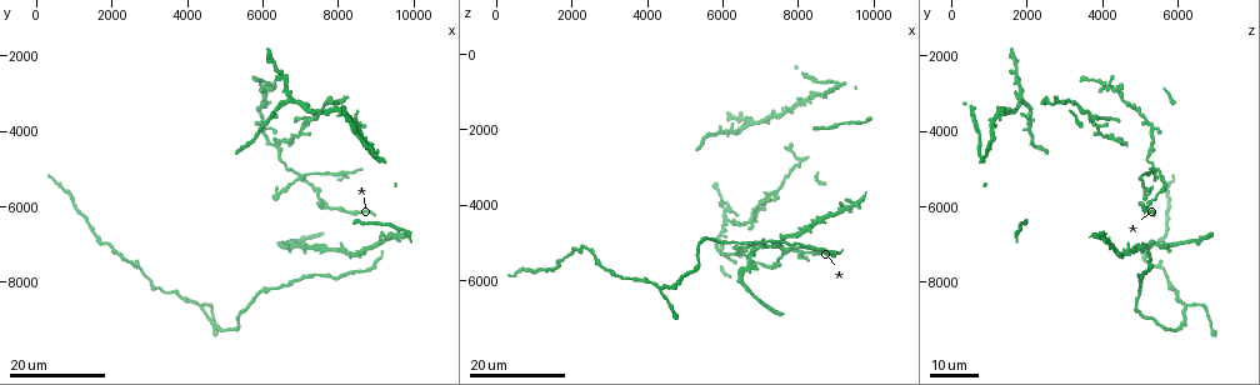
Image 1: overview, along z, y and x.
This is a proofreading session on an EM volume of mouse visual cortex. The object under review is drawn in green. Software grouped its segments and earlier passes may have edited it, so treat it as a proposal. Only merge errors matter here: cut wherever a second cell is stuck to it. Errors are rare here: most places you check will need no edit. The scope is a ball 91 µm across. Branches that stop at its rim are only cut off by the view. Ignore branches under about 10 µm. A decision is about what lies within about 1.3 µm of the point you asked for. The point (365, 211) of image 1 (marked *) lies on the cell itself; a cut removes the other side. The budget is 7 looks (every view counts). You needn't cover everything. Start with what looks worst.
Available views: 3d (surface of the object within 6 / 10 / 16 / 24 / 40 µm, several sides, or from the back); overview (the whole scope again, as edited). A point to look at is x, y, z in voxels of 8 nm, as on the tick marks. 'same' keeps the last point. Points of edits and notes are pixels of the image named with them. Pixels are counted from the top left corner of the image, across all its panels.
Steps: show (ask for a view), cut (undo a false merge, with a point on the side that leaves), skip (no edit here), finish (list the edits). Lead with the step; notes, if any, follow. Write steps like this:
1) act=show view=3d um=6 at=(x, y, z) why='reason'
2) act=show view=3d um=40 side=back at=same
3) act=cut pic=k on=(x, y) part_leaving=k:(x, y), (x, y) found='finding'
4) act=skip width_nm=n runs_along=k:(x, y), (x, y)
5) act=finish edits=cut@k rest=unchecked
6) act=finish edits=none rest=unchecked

act=show view=3d um=16 at=(6000, 2750, 4150) why='small branch off a trunk'

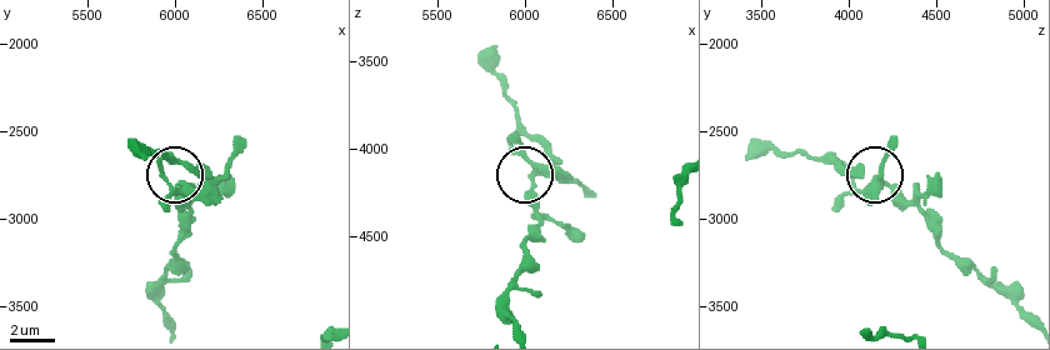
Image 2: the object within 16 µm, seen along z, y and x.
act=show view=3d um=6 at=(6080, 2800, 4120)

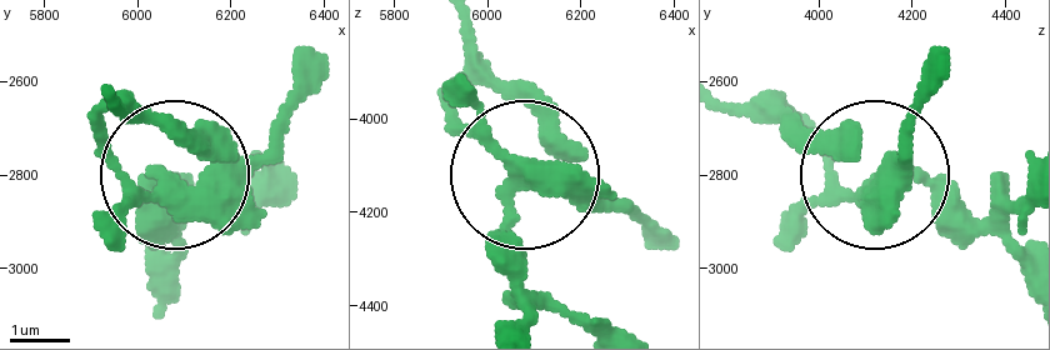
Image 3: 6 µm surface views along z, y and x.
act=skip width_nm=280 found='continuous, no second cell'

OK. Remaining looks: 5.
act=show view=3d um=16 at=(7450, 3600, 3700) why='arms run side by side'

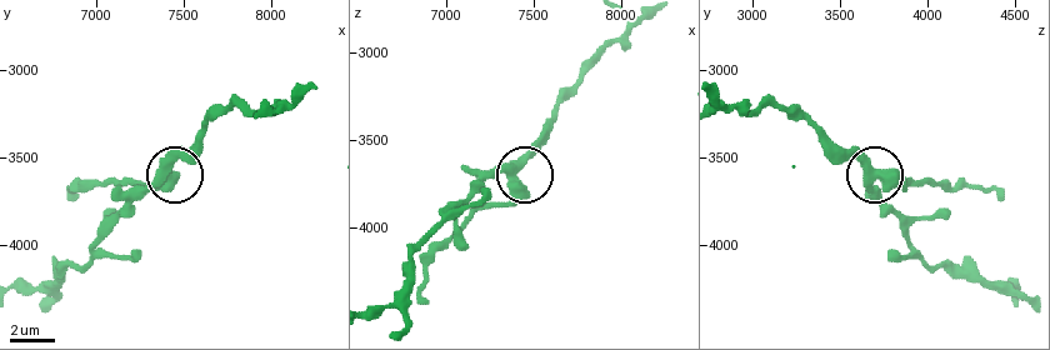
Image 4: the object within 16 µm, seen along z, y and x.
act=show view=3d um=10 at=(7380, 3580, 3720) why='zoom in'

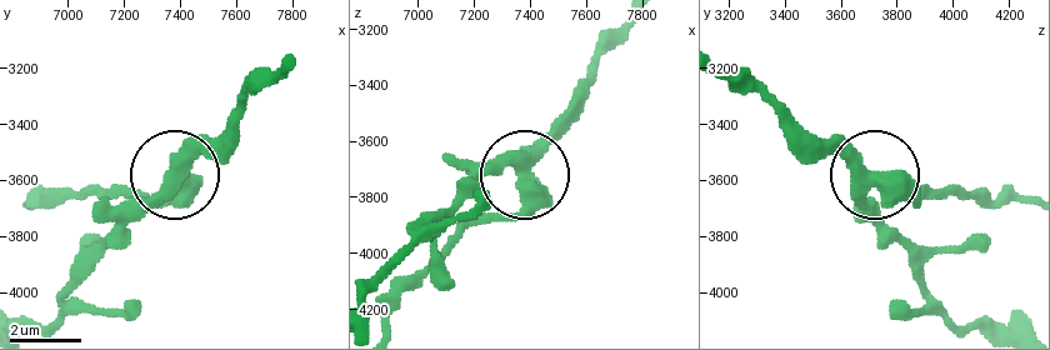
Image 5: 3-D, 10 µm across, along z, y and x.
act=skip found='all the same cell'

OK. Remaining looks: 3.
act=show view=3d um=16 at=(7100, 3350, 1700) why='four-way junction'

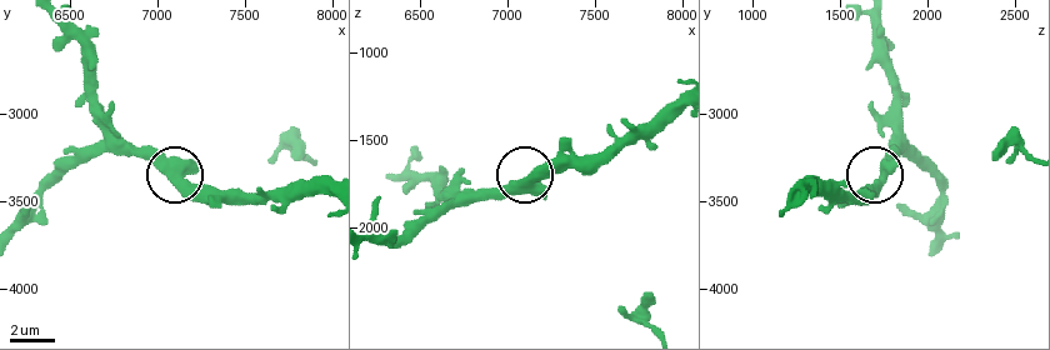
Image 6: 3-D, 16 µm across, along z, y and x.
act=show view=3d um=6 at=(7100, 3360, 1740)

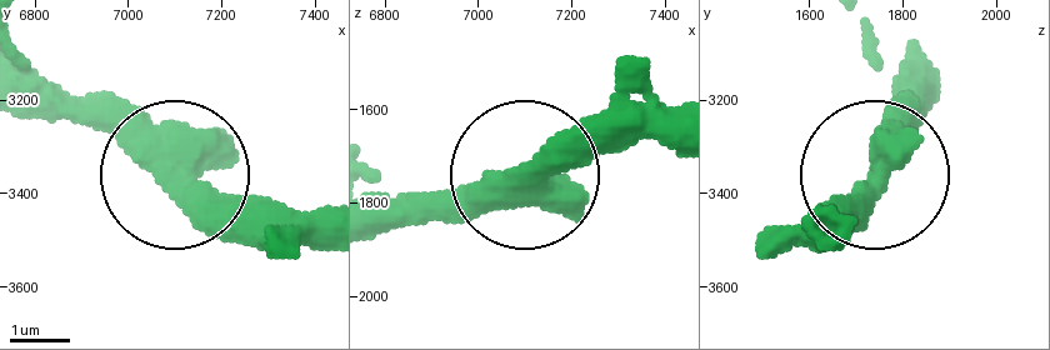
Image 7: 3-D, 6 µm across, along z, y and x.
act=skip found='one cell here'

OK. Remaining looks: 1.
act=finish edits=none rest=unchecked

